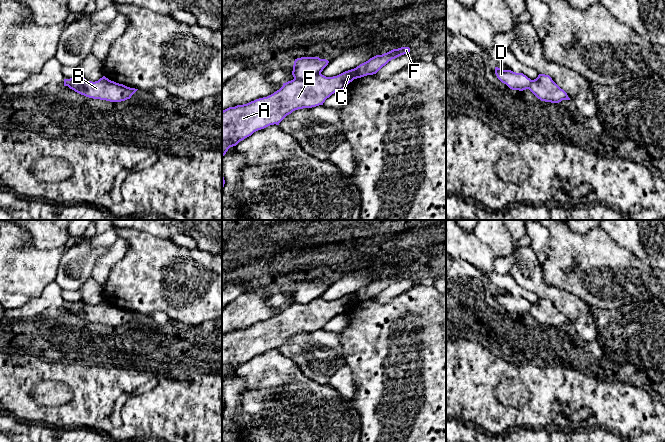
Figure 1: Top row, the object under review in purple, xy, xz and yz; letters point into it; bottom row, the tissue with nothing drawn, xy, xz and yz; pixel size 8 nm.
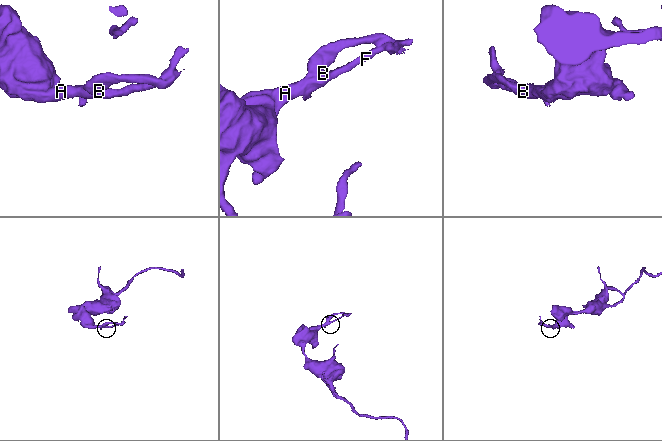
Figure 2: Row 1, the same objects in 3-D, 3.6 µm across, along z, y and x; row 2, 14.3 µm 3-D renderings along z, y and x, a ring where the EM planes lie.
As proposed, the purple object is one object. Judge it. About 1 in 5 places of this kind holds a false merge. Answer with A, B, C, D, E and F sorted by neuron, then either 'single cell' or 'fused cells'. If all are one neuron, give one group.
A B C E F / D; fused cells

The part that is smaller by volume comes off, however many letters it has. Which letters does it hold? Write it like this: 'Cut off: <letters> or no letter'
Cut off: D

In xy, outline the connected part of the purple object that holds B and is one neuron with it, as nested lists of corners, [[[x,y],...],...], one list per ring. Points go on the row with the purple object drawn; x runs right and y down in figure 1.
[[[105,76],[95,82],[86,81],[81,89],[75,89],[71,86],[68,87],[86,97],[110,102],[121,102],[130,99],[138,90],[111,81]]]

